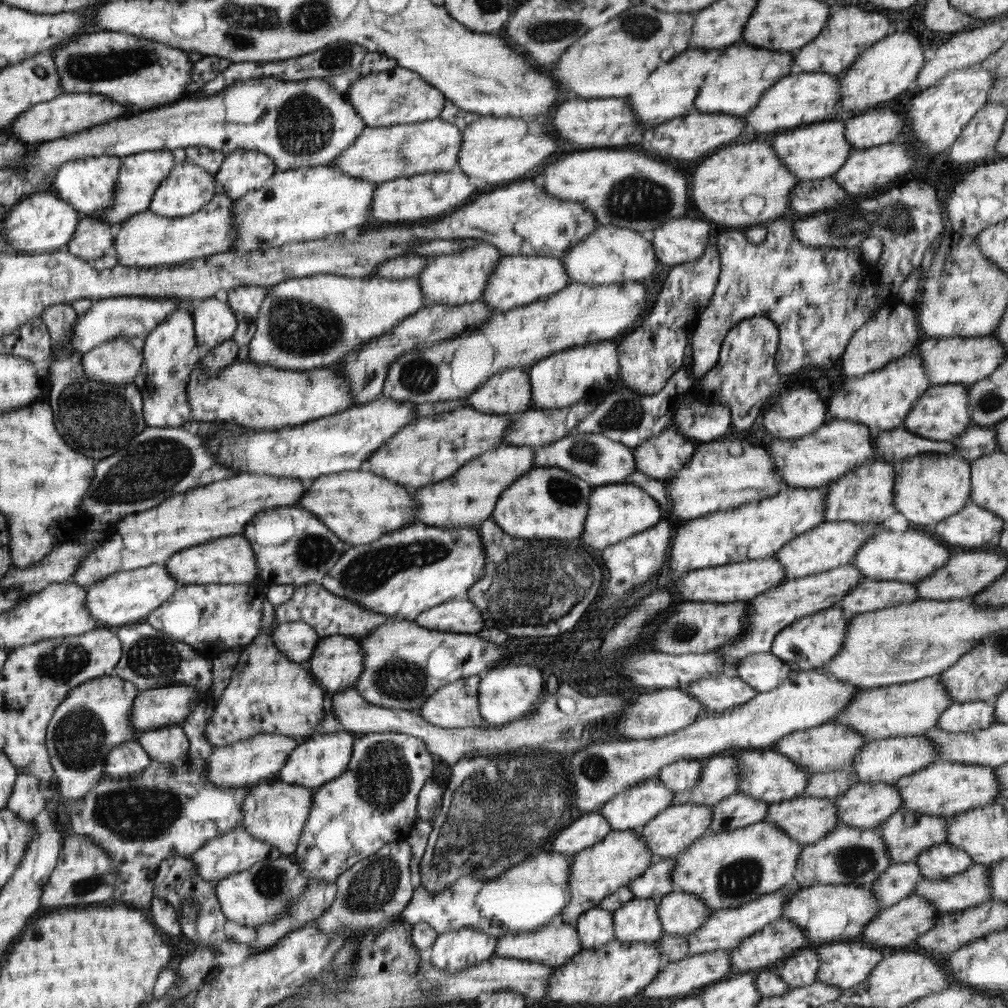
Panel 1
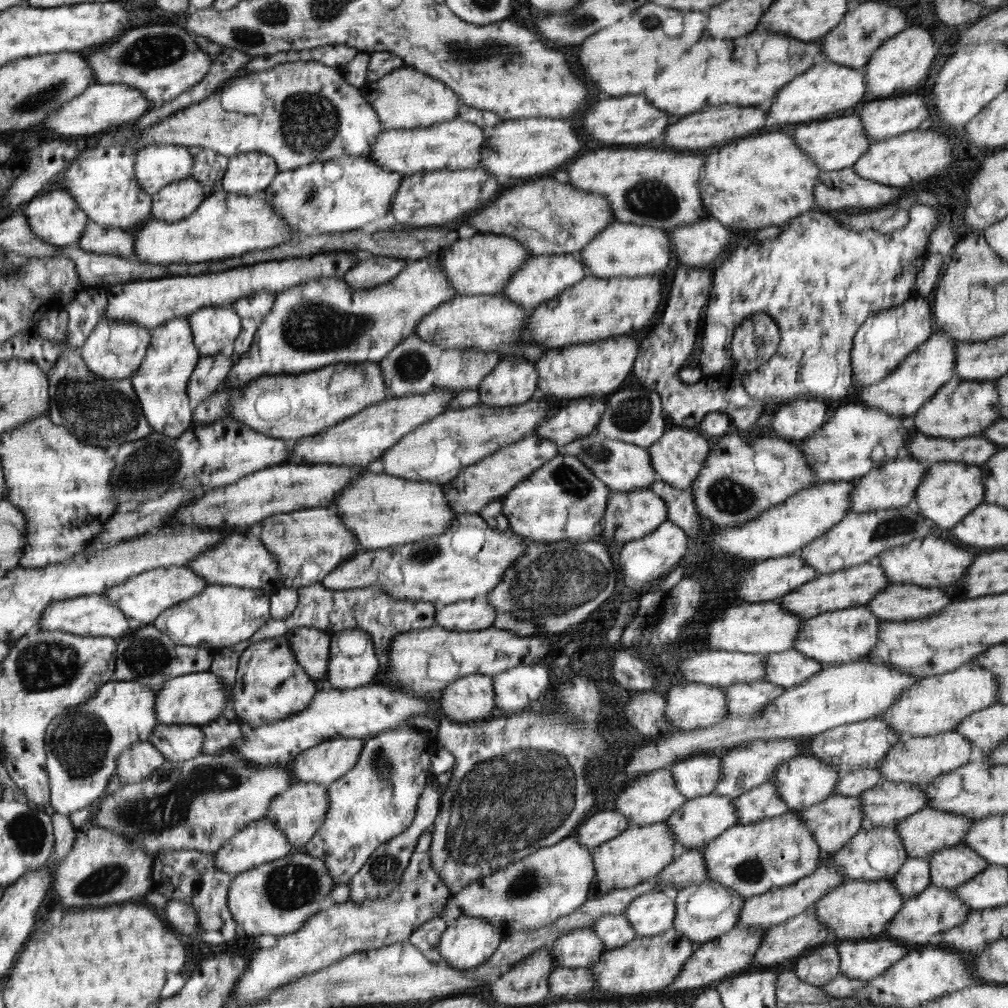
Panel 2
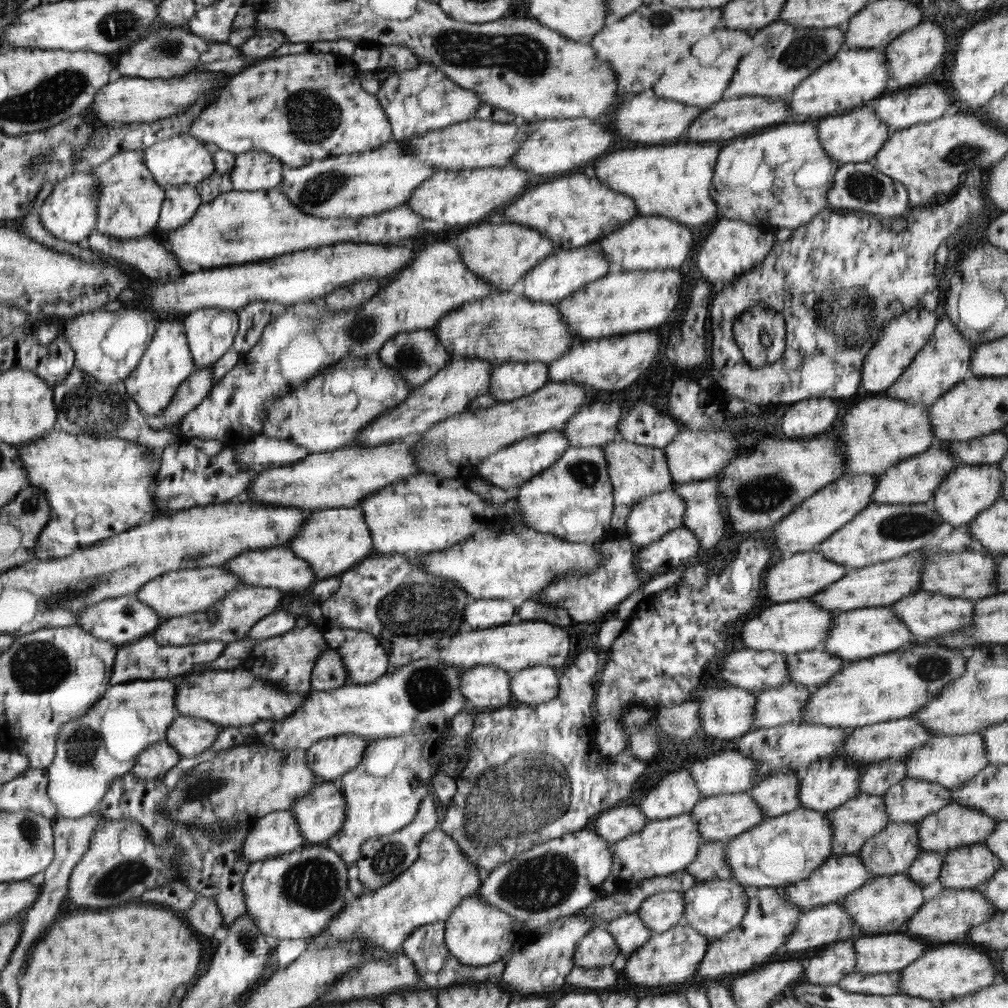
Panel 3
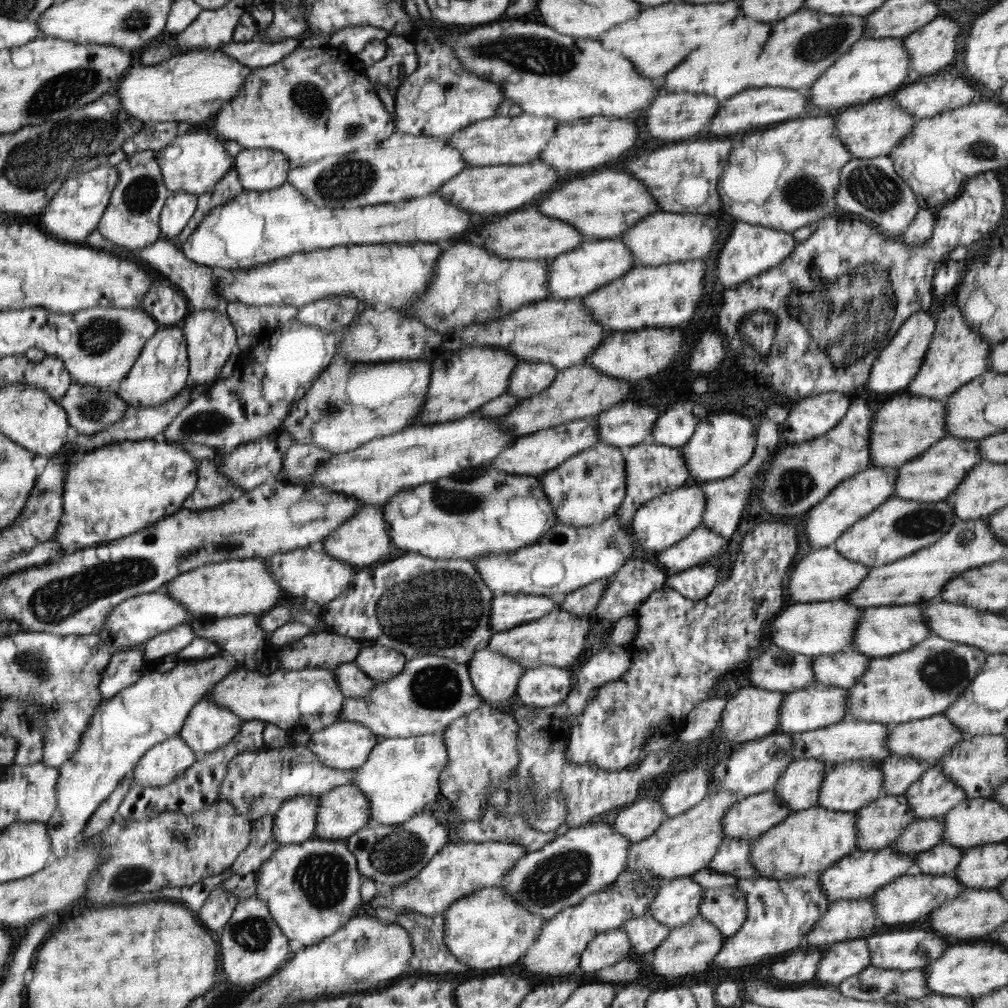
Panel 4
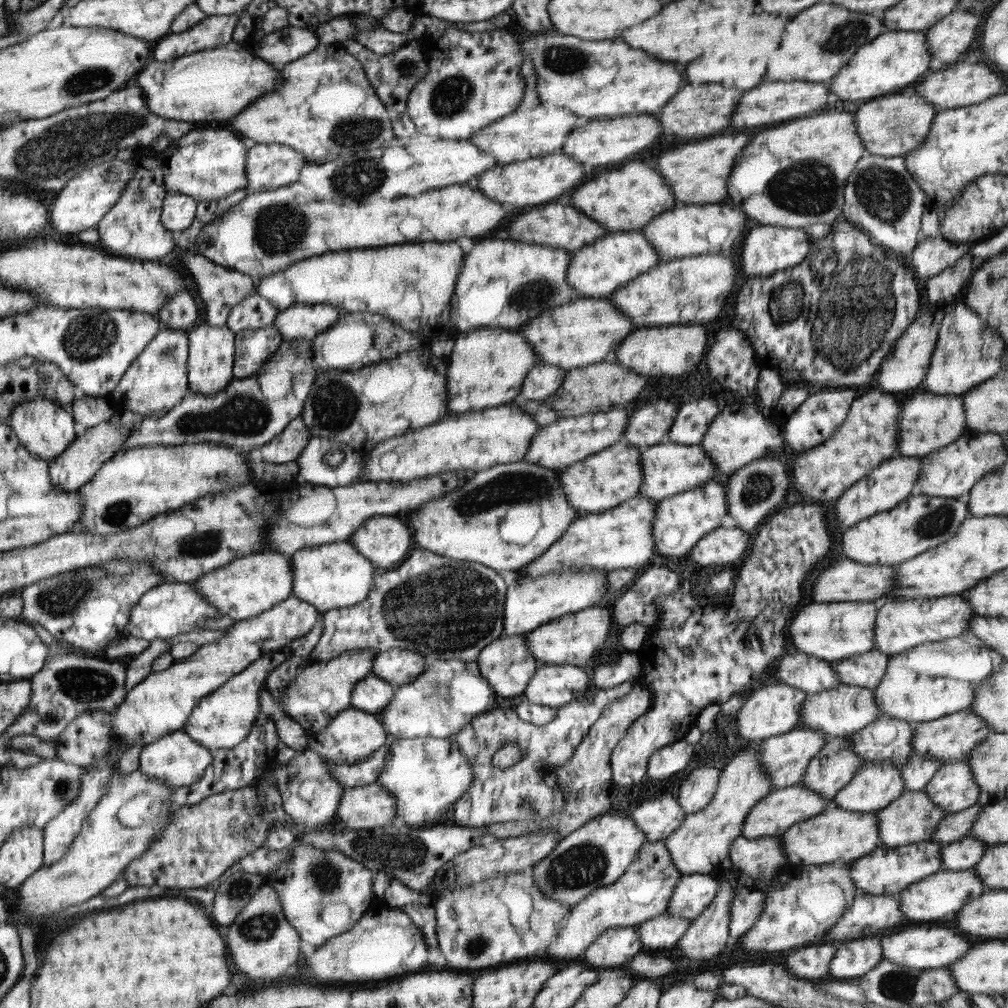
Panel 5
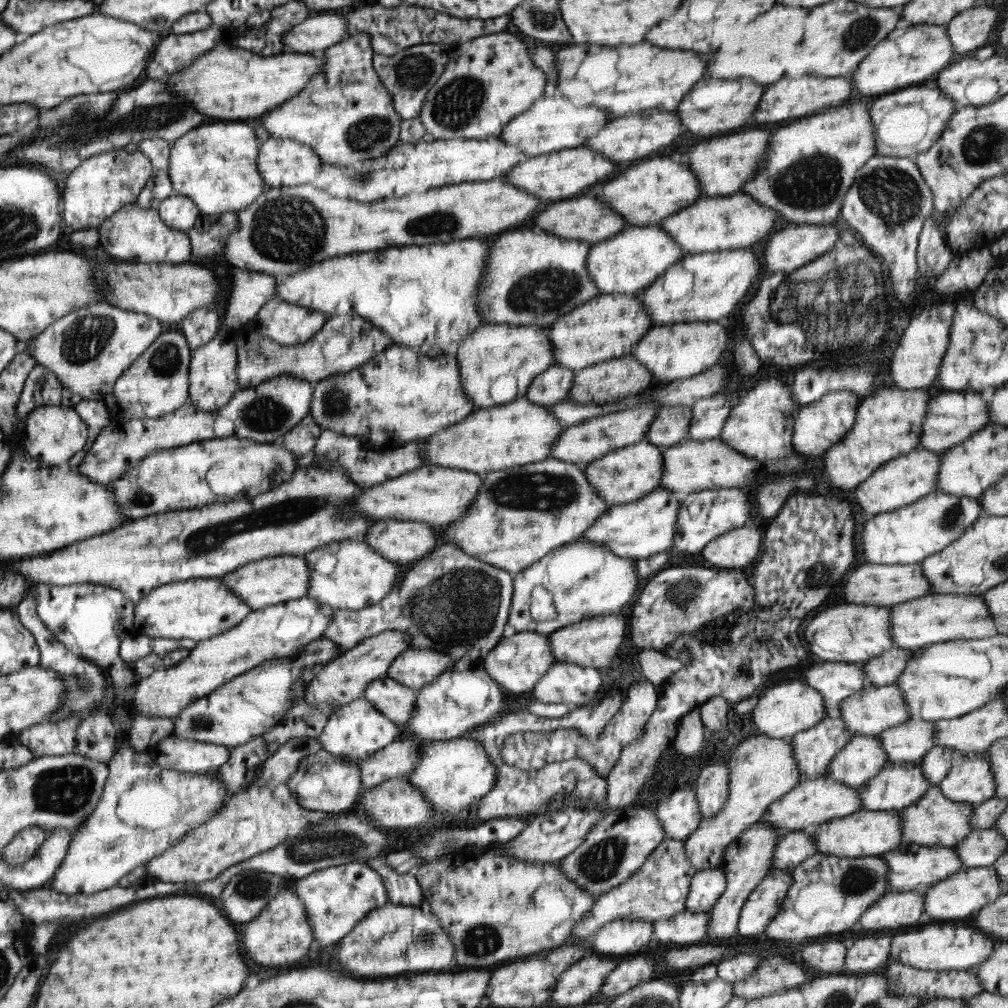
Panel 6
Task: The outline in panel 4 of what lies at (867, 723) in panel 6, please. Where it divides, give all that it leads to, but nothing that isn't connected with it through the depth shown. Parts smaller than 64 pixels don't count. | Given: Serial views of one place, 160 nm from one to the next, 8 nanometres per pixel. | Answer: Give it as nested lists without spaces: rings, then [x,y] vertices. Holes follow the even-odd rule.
[[[813,683],[806,688],[784,693],[779,712],[779,731],[786,733],[801,733],[820,728],[826,728],[831,724],[838,724],[847,718],[847,689],[829,687]]]

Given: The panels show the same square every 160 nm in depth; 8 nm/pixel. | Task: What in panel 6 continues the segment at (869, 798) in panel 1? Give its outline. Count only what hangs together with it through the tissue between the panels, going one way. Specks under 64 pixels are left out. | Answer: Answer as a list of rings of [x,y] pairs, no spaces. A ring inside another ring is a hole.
[[[987,753],[960,755],[951,771],[938,784],[940,792],[952,802],[980,805],[994,797],[996,783]]]

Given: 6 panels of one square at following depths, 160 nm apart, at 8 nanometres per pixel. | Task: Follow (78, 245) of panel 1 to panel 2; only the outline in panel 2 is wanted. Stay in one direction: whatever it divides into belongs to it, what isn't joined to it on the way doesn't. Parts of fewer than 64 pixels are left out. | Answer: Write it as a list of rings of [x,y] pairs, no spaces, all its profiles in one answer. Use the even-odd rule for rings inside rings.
[[[89,221],[86,231],[77,242],[85,251],[133,259],[135,238],[120,228],[105,228]]]

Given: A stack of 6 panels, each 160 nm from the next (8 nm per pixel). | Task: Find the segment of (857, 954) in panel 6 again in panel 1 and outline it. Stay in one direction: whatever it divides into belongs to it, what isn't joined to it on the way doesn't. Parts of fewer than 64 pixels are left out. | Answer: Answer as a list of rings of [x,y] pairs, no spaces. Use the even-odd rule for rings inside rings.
[[[807,945],[785,959],[784,967],[778,976],[791,989],[802,988],[817,980],[820,965],[821,960],[817,948]]]

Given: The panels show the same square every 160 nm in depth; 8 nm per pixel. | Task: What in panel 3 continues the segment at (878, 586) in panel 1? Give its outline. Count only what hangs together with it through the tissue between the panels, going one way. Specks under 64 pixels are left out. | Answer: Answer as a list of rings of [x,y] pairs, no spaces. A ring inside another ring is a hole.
[[[921,589],[891,604],[893,611],[904,621],[909,631],[918,638],[947,636],[959,630],[967,630],[974,622],[975,604],[968,599],[949,597]]]

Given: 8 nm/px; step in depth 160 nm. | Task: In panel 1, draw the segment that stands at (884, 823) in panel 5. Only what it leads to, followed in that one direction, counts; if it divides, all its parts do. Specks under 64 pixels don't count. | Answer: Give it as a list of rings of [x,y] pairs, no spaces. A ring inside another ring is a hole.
[[[802,796],[769,804],[764,822],[774,824],[798,844],[812,846],[830,835],[839,826],[838,820],[832,799]]]

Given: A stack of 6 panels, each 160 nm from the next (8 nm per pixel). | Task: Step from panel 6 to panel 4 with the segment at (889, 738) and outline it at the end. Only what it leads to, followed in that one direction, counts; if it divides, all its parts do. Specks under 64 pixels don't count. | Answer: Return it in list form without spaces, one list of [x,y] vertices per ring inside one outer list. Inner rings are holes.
[[[849,717],[826,728],[801,733],[786,733],[791,738],[790,758],[792,761],[816,758],[827,765],[853,759],[872,759],[882,762],[891,754],[887,747],[889,727],[887,724],[856,720]]]

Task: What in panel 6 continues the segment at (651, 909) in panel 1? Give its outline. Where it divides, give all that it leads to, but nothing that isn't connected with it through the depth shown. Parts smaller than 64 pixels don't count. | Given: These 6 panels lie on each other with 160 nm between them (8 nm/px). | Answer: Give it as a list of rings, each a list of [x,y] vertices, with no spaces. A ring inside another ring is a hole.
[[[718,867],[696,871],[692,877],[690,892],[686,897],[685,910],[710,912],[714,904],[724,895],[727,887],[725,872]]]

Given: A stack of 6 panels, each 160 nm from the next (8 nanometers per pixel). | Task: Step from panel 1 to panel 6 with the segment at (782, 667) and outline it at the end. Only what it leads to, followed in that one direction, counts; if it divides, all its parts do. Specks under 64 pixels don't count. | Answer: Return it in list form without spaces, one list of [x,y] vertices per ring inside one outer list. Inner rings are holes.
[[[894,646],[880,656],[865,661],[862,668],[866,673],[865,682],[870,685],[890,686],[897,684],[899,676],[913,657],[913,651]]]

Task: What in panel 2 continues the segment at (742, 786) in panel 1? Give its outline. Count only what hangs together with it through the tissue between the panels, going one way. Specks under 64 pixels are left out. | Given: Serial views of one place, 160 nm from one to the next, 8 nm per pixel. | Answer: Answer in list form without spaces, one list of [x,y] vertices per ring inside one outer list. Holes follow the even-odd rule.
[[[808,754],[798,755],[784,762],[784,765],[778,766],[774,773],[774,786],[782,798],[782,802],[786,804],[791,811],[802,811],[814,804],[826,801],[826,798],[834,794],[834,787],[838,784],[841,773],[832,770],[830,765],[822,763],[822,760],[816,760]]]

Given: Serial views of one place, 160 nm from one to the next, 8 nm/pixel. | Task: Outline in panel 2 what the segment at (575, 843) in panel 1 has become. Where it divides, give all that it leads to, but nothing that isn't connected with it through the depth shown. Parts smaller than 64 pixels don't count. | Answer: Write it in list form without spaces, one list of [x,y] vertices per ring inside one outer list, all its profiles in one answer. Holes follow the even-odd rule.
[[[615,810],[598,811],[574,831],[574,838],[578,838],[580,844],[594,849],[597,846],[622,835],[622,832],[630,828],[630,820]]]

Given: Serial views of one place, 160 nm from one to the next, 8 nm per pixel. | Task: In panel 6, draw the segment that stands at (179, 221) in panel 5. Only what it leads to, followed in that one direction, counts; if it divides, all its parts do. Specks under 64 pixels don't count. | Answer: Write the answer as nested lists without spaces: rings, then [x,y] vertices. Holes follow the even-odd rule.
[[[176,193],[162,200],[157,210],[166,224],[178,231],[191,229],[201,215],[197,204],[190,197]]]

